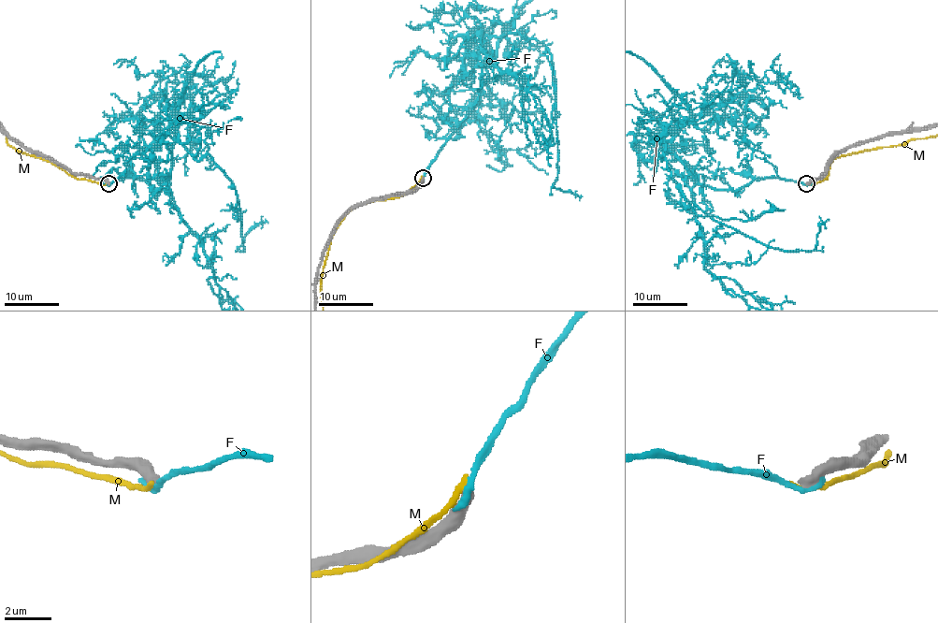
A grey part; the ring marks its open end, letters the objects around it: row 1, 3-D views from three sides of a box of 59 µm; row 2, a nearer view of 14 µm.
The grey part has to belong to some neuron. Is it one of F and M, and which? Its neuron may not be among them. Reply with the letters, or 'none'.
none

